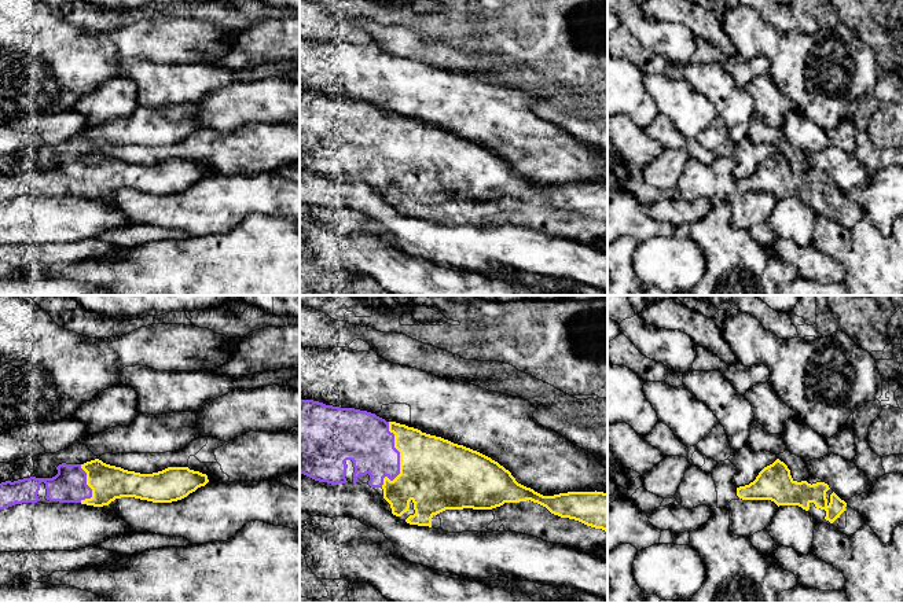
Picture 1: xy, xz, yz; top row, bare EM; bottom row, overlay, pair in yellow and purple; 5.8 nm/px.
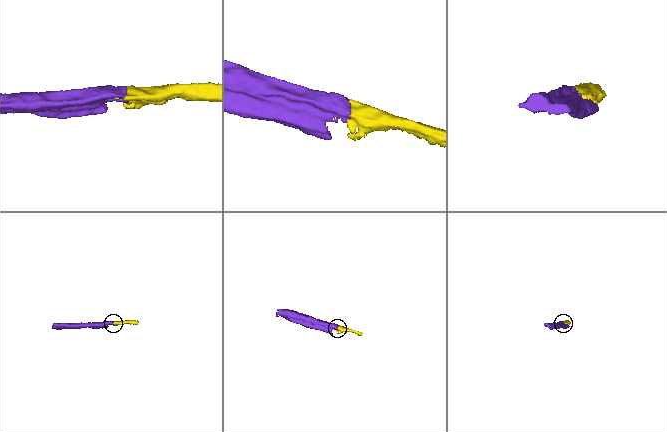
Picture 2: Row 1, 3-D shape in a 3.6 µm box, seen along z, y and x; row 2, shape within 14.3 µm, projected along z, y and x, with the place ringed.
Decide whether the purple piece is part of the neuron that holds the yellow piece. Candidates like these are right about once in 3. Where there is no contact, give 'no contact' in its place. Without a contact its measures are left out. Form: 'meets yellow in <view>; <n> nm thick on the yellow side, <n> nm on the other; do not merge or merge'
meets yellow in xz; 420 nm thick on the yellow side, 300 nm on the other; merge

